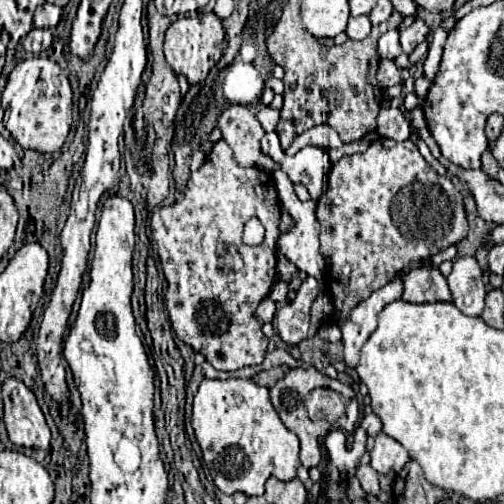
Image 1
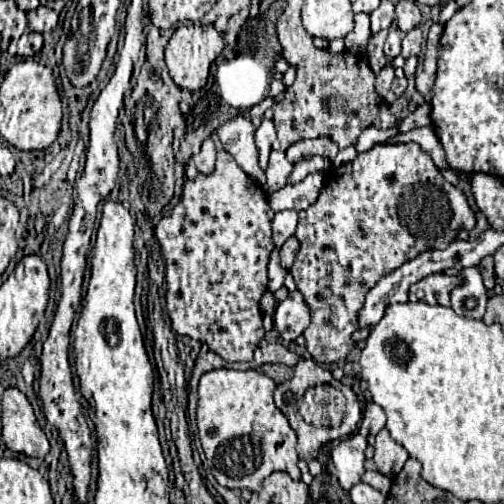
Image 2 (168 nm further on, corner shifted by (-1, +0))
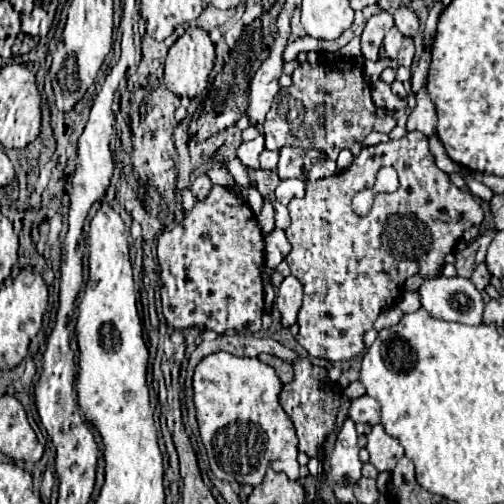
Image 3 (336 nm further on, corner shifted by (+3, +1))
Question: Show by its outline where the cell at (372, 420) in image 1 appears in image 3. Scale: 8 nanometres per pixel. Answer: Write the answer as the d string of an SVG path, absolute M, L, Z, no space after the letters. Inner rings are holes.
M364 394L364 396L356 398L356 400L352 400L350 418L352 418L354 424L370 424L370 426L374 426L374 424L380 422L380 404L372 396Z

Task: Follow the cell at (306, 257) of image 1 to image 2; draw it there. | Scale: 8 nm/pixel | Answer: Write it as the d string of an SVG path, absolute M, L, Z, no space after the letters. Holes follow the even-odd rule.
M290 237L282 249L280 249L280 257L282 257L282 267L286 271L290 271L292 263L294 263L294 257L296 257L296 251L298 251L298 239L296 237Z

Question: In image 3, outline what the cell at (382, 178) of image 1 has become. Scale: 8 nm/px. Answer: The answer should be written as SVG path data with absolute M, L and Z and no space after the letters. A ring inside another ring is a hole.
M408 132L400 140L390 140L378 146L364 146L350 168L336 172L334 176L322 180L306 182L306 196L302 200L294 198L288 204L292 218L290 228L286 230L292 252L286 256L286 262L292 270L292 276L304 286L304 304L298 314L298 342L314 358L324 360L350 360L364 350L362 336L372 328L372 322L378 314L392 306L396 298L402 296L402 286L408 276L422 274L434 278L442 266L444 256L460 242L464 230L478 226L484 218L482 208L476 204L474 196L466 190L452 186L446 172L442 172L428 148L428 138L422 132ZM382 166L394 166L398 172L400 186L396 192L378 192L374 196L374 206L366 216L358 216L352 210L352 198L364 190L372 188L376 174Z

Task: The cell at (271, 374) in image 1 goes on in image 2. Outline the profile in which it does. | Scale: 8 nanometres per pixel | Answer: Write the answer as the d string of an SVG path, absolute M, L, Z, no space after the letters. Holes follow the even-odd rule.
M262 365L262 373L266 373L274 383L284 383L292 377L292 369L288 365Z

